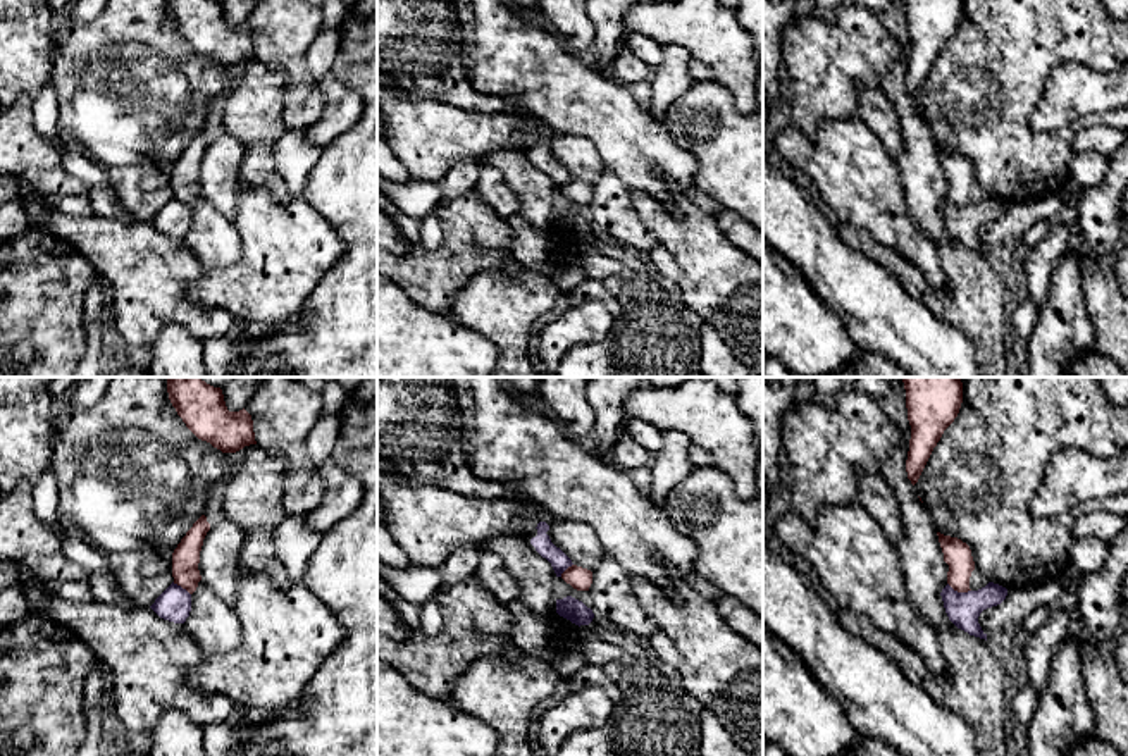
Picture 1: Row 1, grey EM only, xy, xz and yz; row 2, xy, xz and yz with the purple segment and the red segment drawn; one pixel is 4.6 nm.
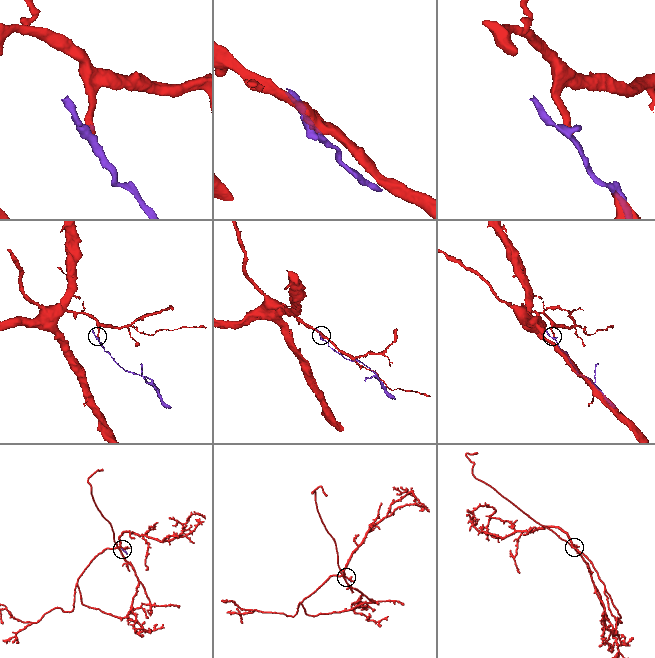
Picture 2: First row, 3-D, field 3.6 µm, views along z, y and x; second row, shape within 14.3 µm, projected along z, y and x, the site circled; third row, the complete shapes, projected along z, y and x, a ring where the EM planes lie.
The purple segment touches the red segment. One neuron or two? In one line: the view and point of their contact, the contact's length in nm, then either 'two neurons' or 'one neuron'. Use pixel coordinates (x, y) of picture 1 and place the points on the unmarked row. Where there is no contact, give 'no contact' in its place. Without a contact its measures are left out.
meets purple in yz at (960, 207); contact 120 nm long; two neurons

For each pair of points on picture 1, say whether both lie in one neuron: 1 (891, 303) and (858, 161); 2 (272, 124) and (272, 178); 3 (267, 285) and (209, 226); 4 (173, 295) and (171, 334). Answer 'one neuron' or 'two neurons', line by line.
1: two neurons
2: one neuron
3: two neurons
4: two neurons

